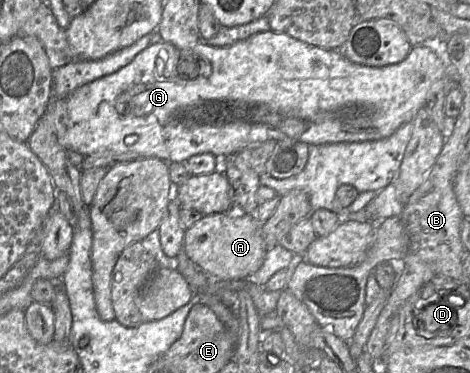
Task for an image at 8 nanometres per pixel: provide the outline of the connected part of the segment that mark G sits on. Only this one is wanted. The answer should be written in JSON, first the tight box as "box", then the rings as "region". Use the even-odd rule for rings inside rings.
{"box":[49,30,451,163],"region":[[[272,30],[256,33],[245,40],[236,42],[226,47],[215,47],[205,41],[200,41],[192,48],[180,49],[168,42],[150,44],[147,48],[135,56],[132,62],[118,71],[87,83],[69,94],[65,98],[54,98],[49,102],[49,111],[53,113],[53,122],[56,128],[57,140],[67,151],[74,151],[83,156],[88,156],[101,150],[111,150],[121,153],[134,153],[139,158],[155,157],[167,163],[186,162],[194,155],[211,153],[222,159],[239,153],[245,147],[267,140],[274,140],[278,143],[282,141],[300,141],[308,145],[321,145],[338,142],[360,142],[379,140],[392,135],[402,124],[411,122],[417,112],[425,107],[425,100],[430,86],[439,79],[451,78],[450,66],[445,61],[443,53],[435,49],[434,46],[416,45],[411,48],[406,58],[395,64],[372,67],[351,62],[344,57],[340,50],[327,50],[312,44],[295,39],[290,35],[278,33]],[[195,59],[193,73],[189,72],[186,65],[184,72],[188,76],[178,72],[180,60]],[[209,61],[211,65],[210,75],[204,75],[204,64]],[[131,91],[130,96],[117,105],[118,98],[125,92]]]}

